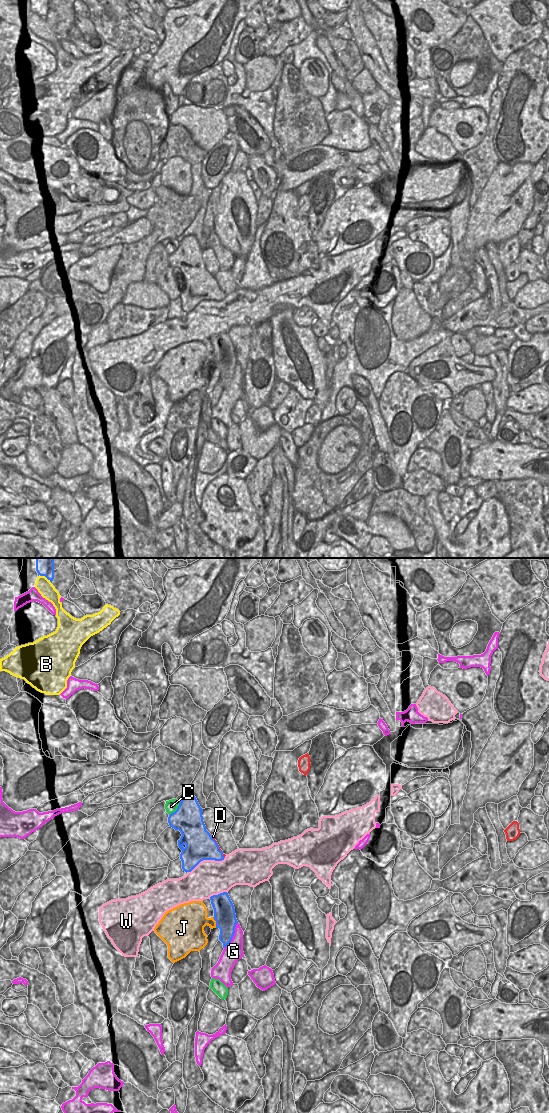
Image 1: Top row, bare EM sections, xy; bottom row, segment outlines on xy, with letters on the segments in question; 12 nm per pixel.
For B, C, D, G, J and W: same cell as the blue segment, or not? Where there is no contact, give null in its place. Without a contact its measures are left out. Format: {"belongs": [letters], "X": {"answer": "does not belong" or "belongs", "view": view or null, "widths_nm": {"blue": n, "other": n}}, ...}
{"belongs": [], "B": {"answer": "does not belong", "view": "xy", "widths_nm": {"blue": 220, "other": 190}}, "C": {"answer": "does not belong", "view": "xy", "widths_nm": {"blue": 340, "other": 150}}, "D": {"answer": "does not belong", "view": "xy", "widths_nm": {"blue": 340, "other": 30}}, "G": {"answer": "does not belong", "view": "xy", "widths_nm": {"blue": 260, "other": 220}}, "J": {"answer": "does not belong", "view": "xy", "widths_nm": {"blue": 260, "other": 260}}, "W": {"answer": "does not belong", "view": "xy", "widths_nm": {"blue": 340, "other": 420}}}

